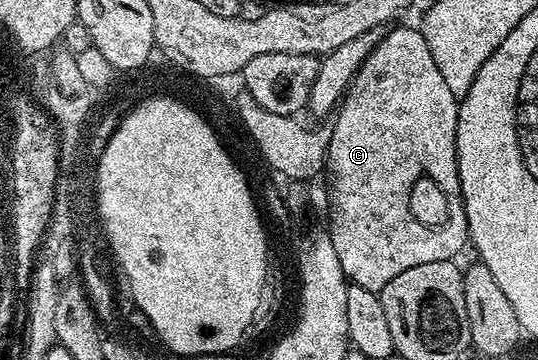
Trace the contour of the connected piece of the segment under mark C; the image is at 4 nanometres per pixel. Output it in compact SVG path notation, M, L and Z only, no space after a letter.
M395 27L384 34L383 39L365 57L361 69L355 74L355 80L347 88L337 110L333 115L333 137L329 140L326 174L331 174L331 223L329 230L333 246L337 249L338 260L351 283L361 285L361 289L369 289L378 293L397 273L405 273L405 269L413 269L413 265L429 265L429 261L454 260L455 254L469 243L467 218L463 208L463 194L459 184L457 169L457 117L459 116L460 100L445 85L441 73L433 62L433 53L429 53L429 45L425 45L422 30L411 27Z

